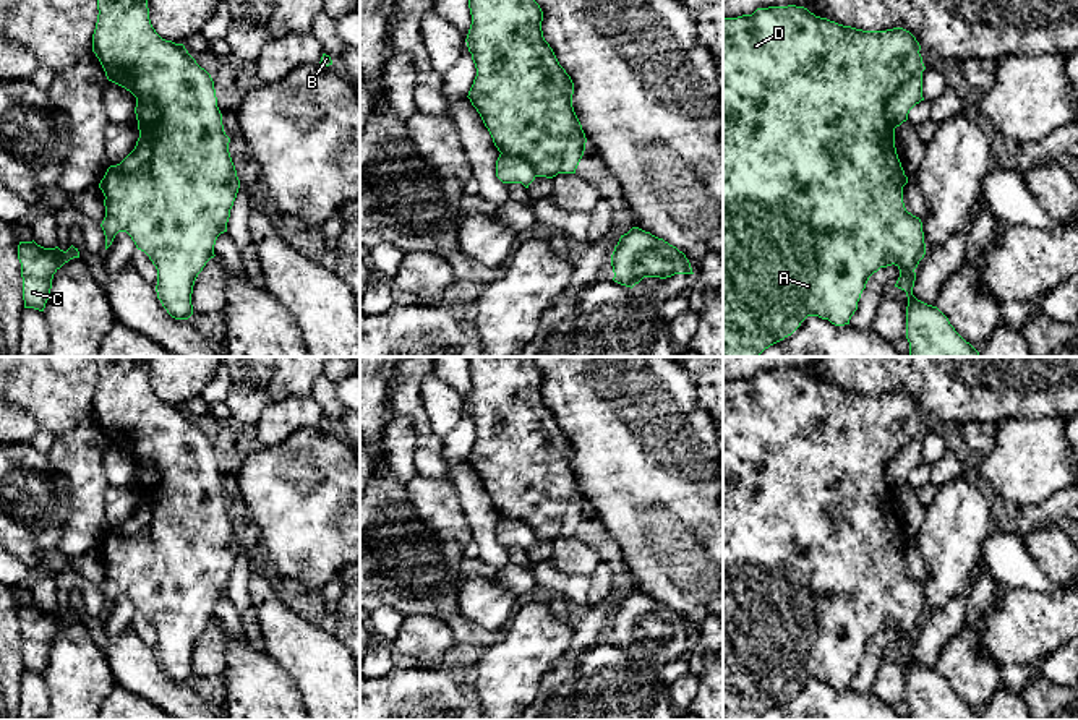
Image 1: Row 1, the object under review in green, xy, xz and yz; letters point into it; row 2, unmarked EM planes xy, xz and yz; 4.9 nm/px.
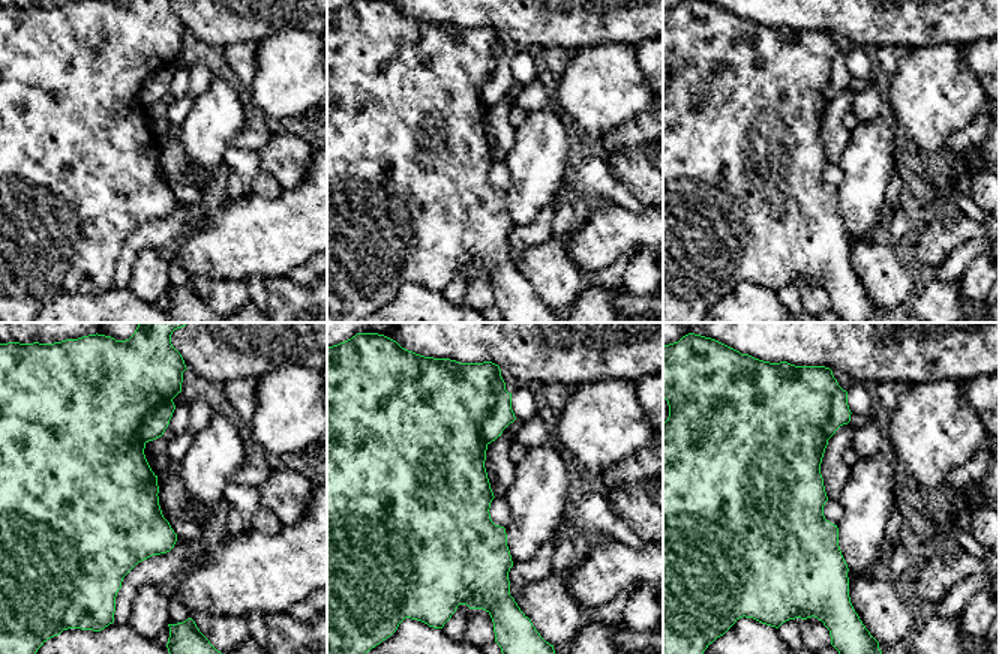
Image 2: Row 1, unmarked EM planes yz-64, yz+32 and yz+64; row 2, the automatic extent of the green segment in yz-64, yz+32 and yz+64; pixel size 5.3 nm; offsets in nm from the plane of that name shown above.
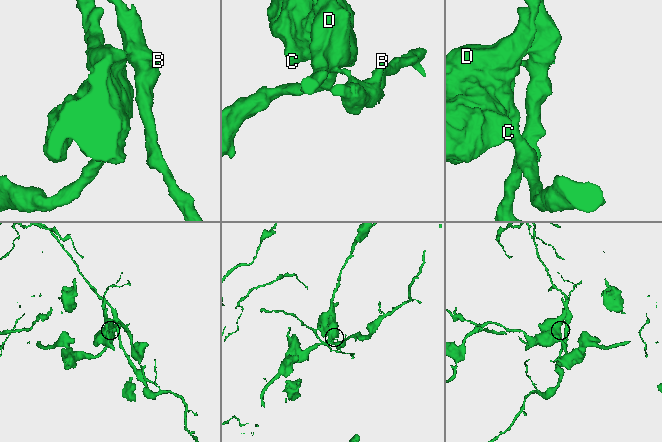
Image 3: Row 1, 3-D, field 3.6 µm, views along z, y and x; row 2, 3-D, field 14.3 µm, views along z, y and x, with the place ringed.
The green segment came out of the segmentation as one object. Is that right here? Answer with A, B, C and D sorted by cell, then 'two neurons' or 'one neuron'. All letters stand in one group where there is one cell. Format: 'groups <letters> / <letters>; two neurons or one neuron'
groups A C D / B; two neurons

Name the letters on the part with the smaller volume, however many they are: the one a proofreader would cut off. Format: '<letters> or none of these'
B

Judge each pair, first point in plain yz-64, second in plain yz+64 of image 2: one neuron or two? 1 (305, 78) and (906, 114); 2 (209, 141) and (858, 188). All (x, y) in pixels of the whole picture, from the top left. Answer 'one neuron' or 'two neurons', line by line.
1: one neuron
2: one neuron

